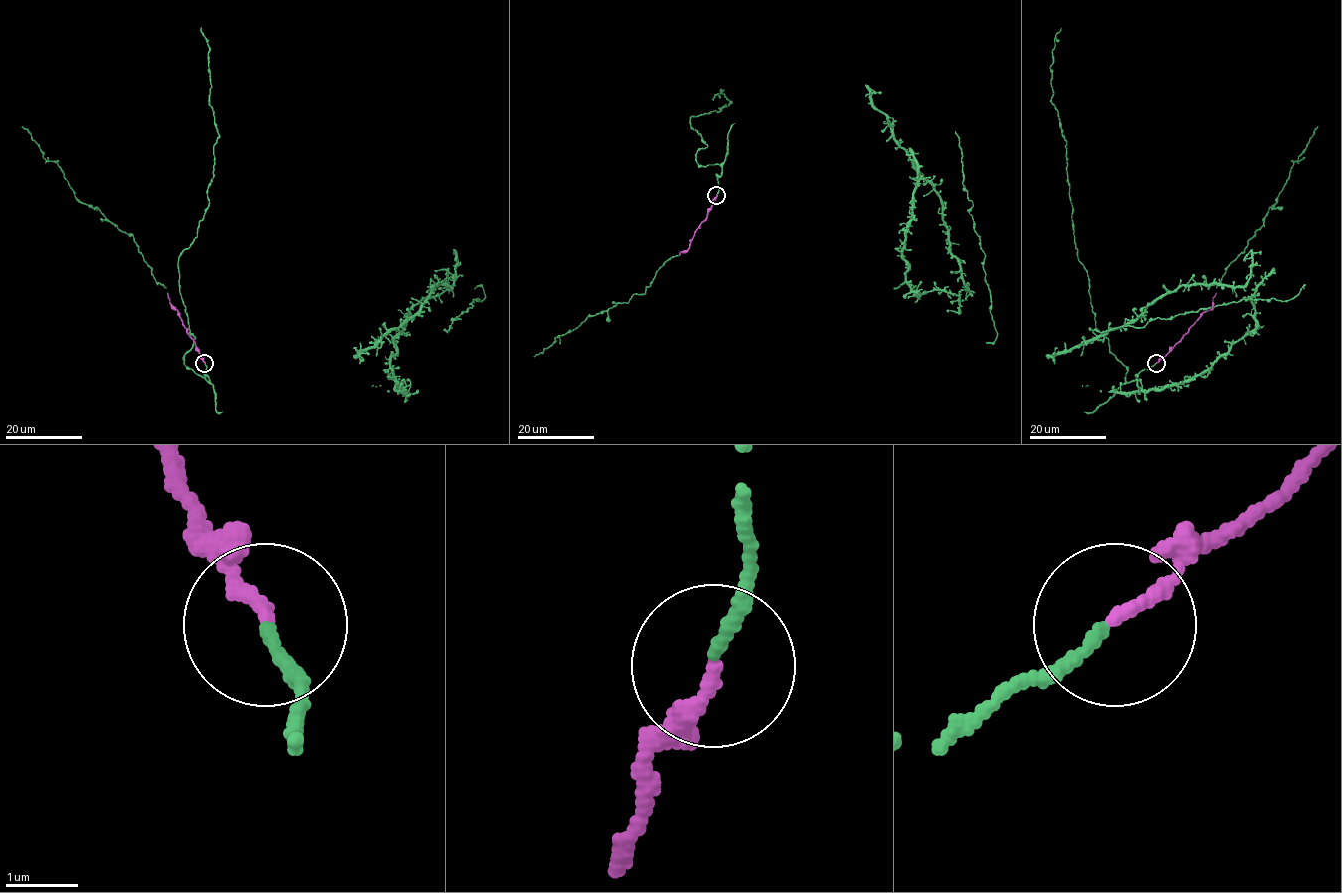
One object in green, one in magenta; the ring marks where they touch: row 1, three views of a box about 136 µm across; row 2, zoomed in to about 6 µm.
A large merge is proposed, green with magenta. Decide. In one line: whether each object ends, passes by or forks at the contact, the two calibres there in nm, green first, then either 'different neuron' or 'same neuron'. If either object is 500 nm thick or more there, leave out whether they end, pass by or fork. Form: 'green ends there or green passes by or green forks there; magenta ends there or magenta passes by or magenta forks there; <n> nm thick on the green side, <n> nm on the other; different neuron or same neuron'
green ends there; magenta ends there; 160 nm thick on the green side, 190 nm on the other; same neuron

